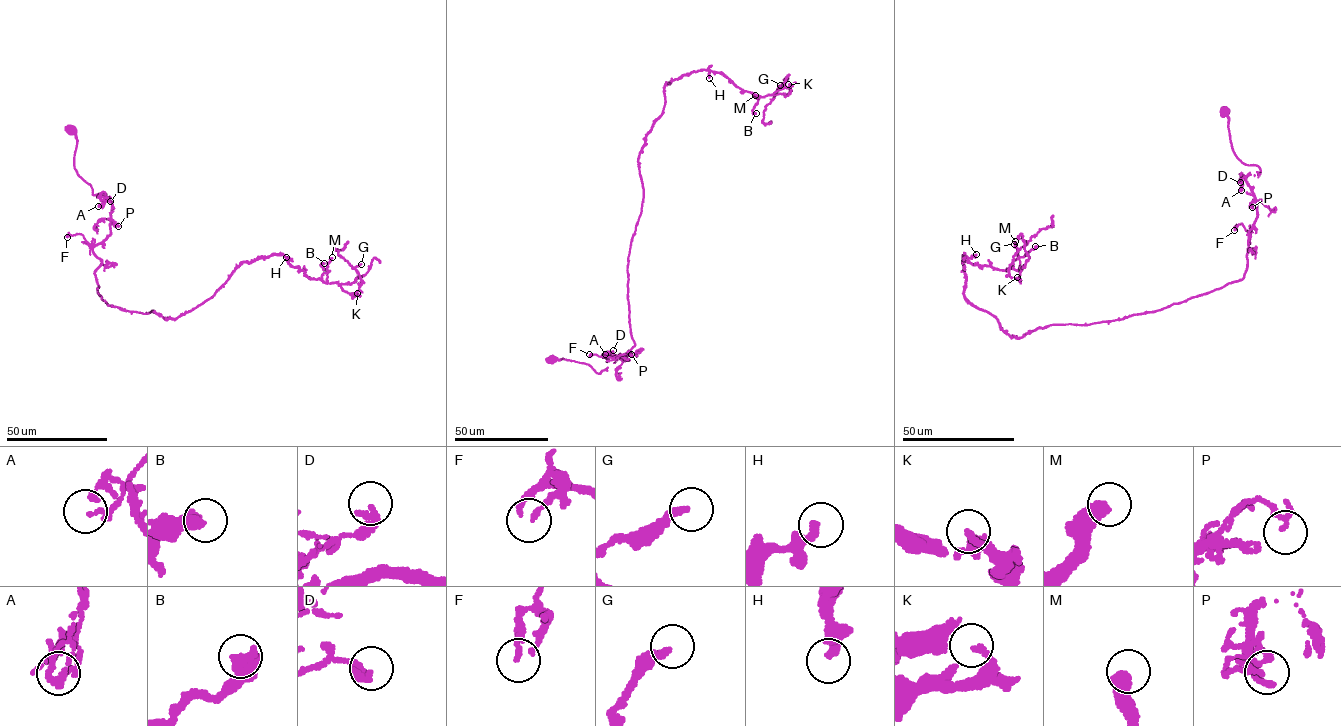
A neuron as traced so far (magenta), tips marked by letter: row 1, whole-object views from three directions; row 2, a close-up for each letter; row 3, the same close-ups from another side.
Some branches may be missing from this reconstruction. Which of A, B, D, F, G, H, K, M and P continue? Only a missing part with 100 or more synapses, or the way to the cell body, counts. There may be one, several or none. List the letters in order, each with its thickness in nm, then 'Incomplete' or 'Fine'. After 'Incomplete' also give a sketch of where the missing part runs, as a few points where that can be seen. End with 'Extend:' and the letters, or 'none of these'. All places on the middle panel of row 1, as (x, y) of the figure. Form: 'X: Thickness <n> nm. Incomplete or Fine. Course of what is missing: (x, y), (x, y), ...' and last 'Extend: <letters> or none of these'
A: Thickness 140 nm. Fine
B: Thickness 480 nm. Fine
D: Thickness 240 nm. Fine
F: Thickness 150 nm. Fine
G: Thickness 240 nm. Fine
H: Thickness 340 nm. Fine
K: Thickness 200 nm. Fine
M: Thickness 480 nm. Fine
P: Thickness 200 nm. Fine
Extend: none of these

